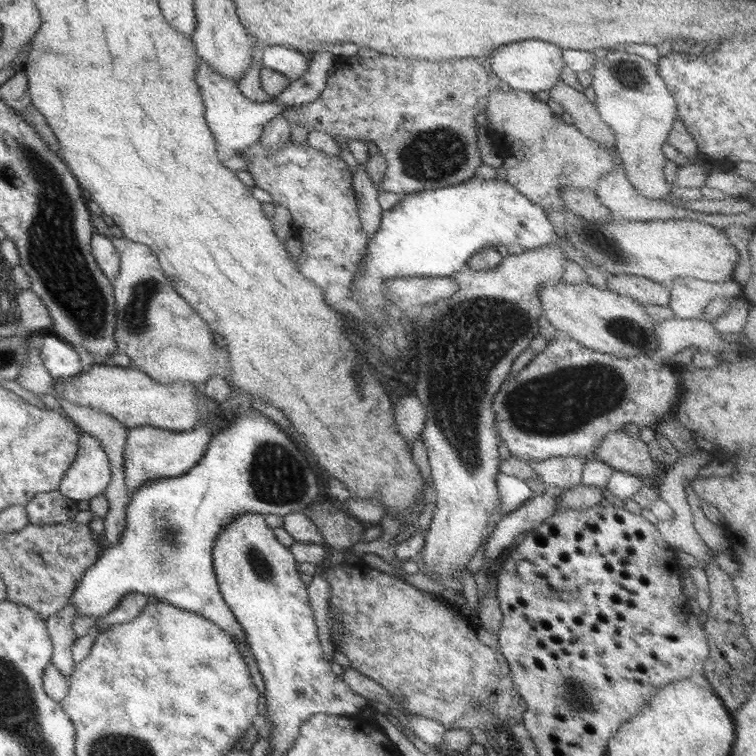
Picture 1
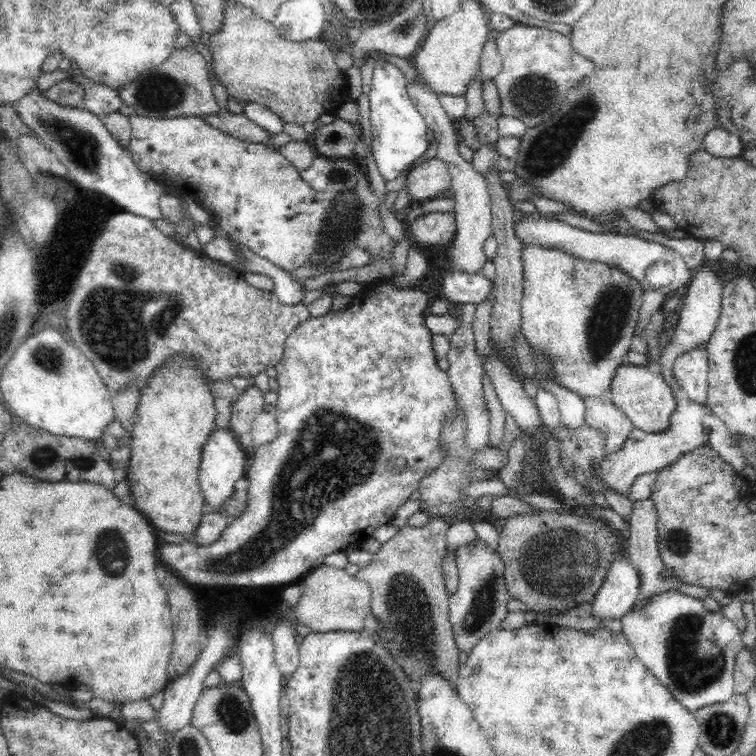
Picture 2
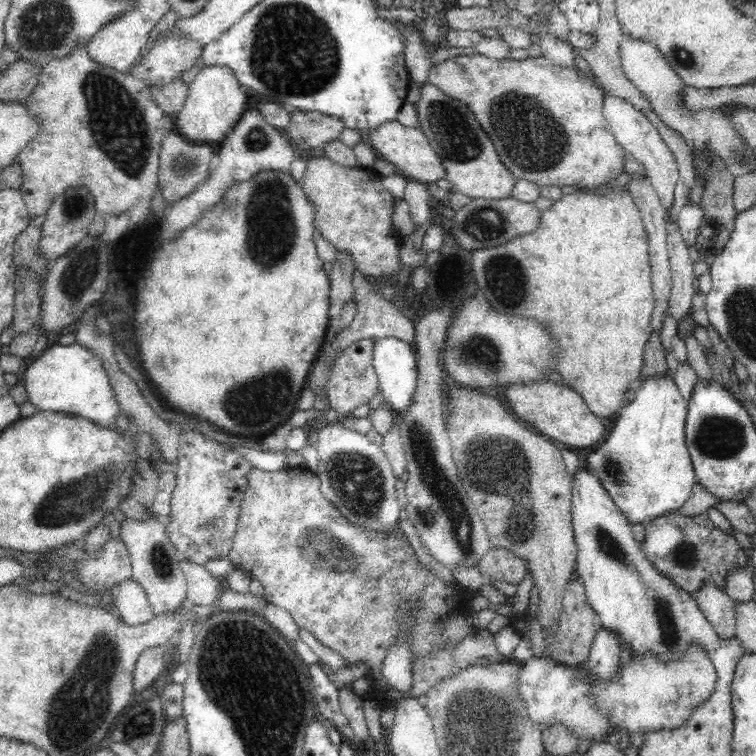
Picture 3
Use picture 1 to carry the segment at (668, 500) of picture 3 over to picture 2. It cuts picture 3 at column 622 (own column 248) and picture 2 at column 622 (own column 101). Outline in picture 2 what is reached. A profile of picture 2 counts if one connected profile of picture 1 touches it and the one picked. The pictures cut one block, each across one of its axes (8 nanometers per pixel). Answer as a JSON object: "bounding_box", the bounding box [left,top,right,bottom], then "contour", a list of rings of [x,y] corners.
{"bounding_box":[589,551,641,620],"contour":[[[625,551],[614,554],[614,562],[606,574],[604,584],[598,589],[591,600],[589,609],[596,619],[621,620],[634,606],[634,602],[641,598],[639,594],[640,579],[638,571],[632,566]]]}

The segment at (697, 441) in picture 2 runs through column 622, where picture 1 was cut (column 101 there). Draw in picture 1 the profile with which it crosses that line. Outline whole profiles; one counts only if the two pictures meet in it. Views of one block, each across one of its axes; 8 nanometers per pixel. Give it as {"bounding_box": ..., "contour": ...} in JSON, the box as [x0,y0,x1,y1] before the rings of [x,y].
{"bounding_box":[59,431,111,501],"contour":[[[78,431],[78,448],[74,462],[68,467],[59,484],[59,491],[74,501],[90,500],[102,495],[111,481],[108,453],[91,434]]]}

